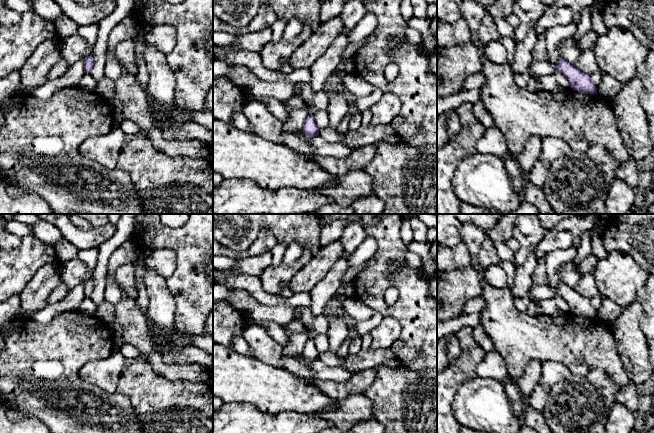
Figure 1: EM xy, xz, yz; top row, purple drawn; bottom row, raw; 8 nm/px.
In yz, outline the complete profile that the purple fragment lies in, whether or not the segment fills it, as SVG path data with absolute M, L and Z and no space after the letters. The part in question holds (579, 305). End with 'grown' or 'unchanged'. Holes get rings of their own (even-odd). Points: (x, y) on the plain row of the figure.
M562 281L556 288L556 295L562 297L569 305L570 312L583 318L597 318L597 312L592 307L590 300L580 295L574 288L566 285Z; unchanged

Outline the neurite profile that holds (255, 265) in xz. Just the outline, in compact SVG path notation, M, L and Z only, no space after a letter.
M266 252L252 257L236 260L235 265L223 271L229 275L251 275L260 278L262 272L272 266L272 254Z

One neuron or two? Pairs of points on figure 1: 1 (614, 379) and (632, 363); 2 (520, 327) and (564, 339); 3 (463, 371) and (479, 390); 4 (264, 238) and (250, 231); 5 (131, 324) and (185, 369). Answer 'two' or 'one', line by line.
1: two
2: one
3: two
4: two
5: one

